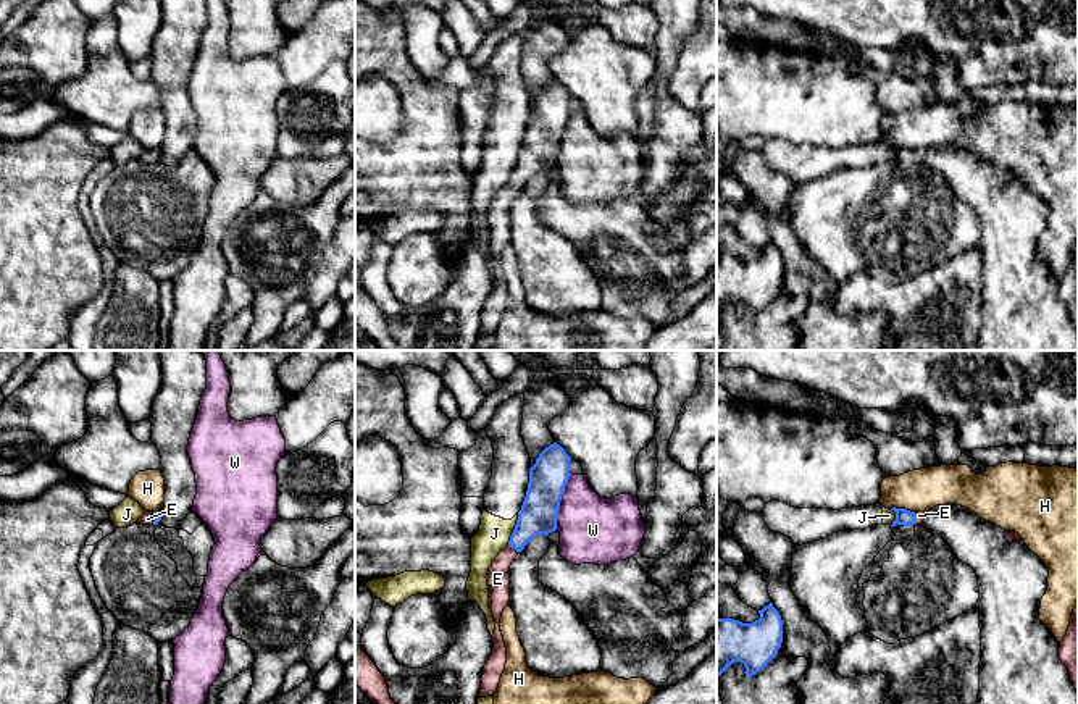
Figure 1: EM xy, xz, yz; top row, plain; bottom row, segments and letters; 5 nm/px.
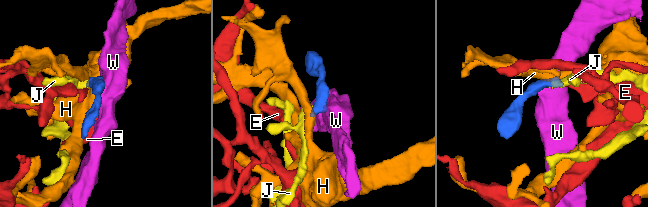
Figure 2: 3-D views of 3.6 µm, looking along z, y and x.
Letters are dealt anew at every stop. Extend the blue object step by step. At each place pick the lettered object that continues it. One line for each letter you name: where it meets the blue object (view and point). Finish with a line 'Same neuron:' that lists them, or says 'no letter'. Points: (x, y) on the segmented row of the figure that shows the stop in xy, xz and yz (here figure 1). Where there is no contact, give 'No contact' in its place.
E: Touches blue at xz (513, 548)
Same neuron: E

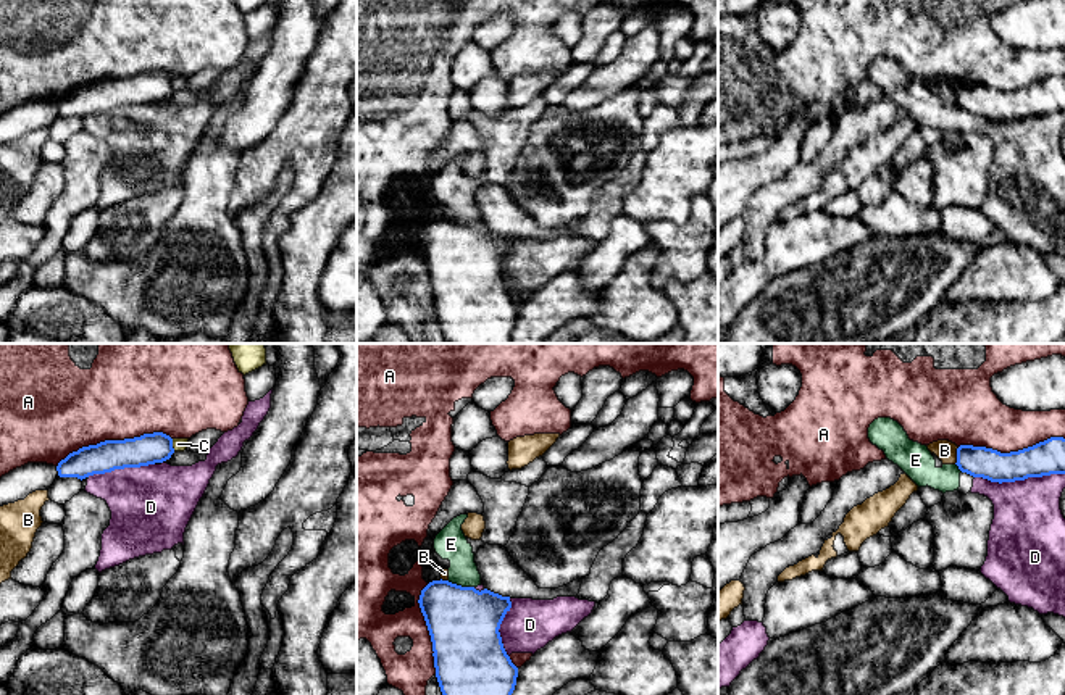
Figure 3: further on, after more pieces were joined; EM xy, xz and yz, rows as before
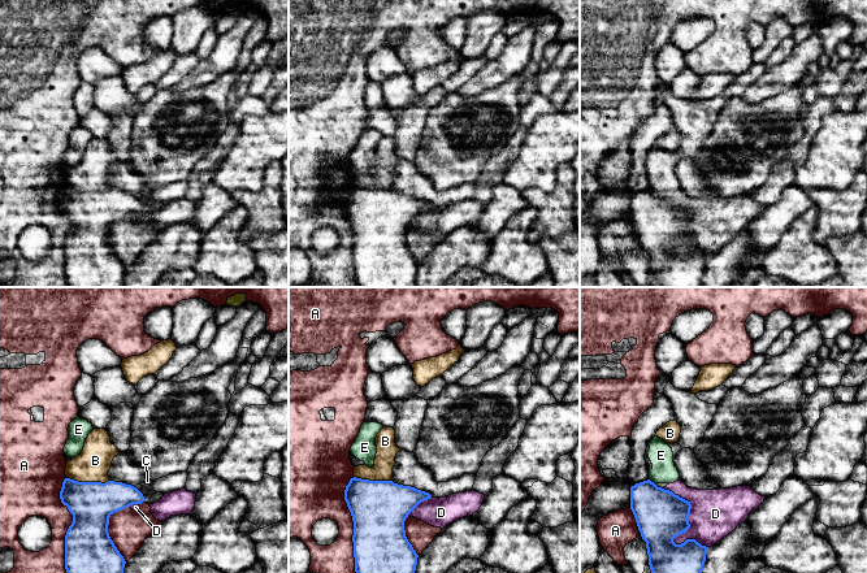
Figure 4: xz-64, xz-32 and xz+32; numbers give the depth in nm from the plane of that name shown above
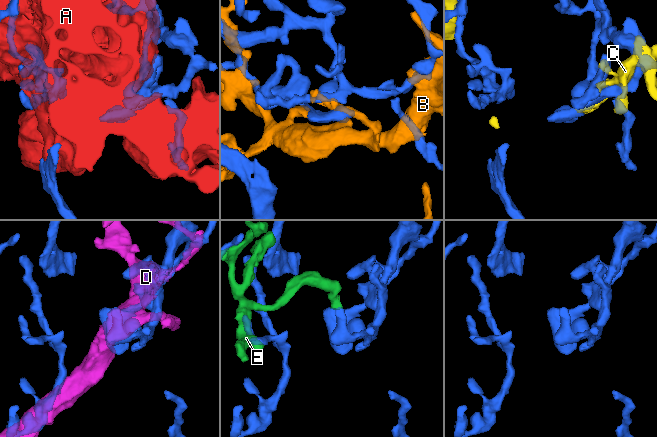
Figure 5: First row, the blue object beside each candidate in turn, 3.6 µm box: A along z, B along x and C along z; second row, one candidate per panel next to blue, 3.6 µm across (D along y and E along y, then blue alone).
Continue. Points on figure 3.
Same neuron: no letter

